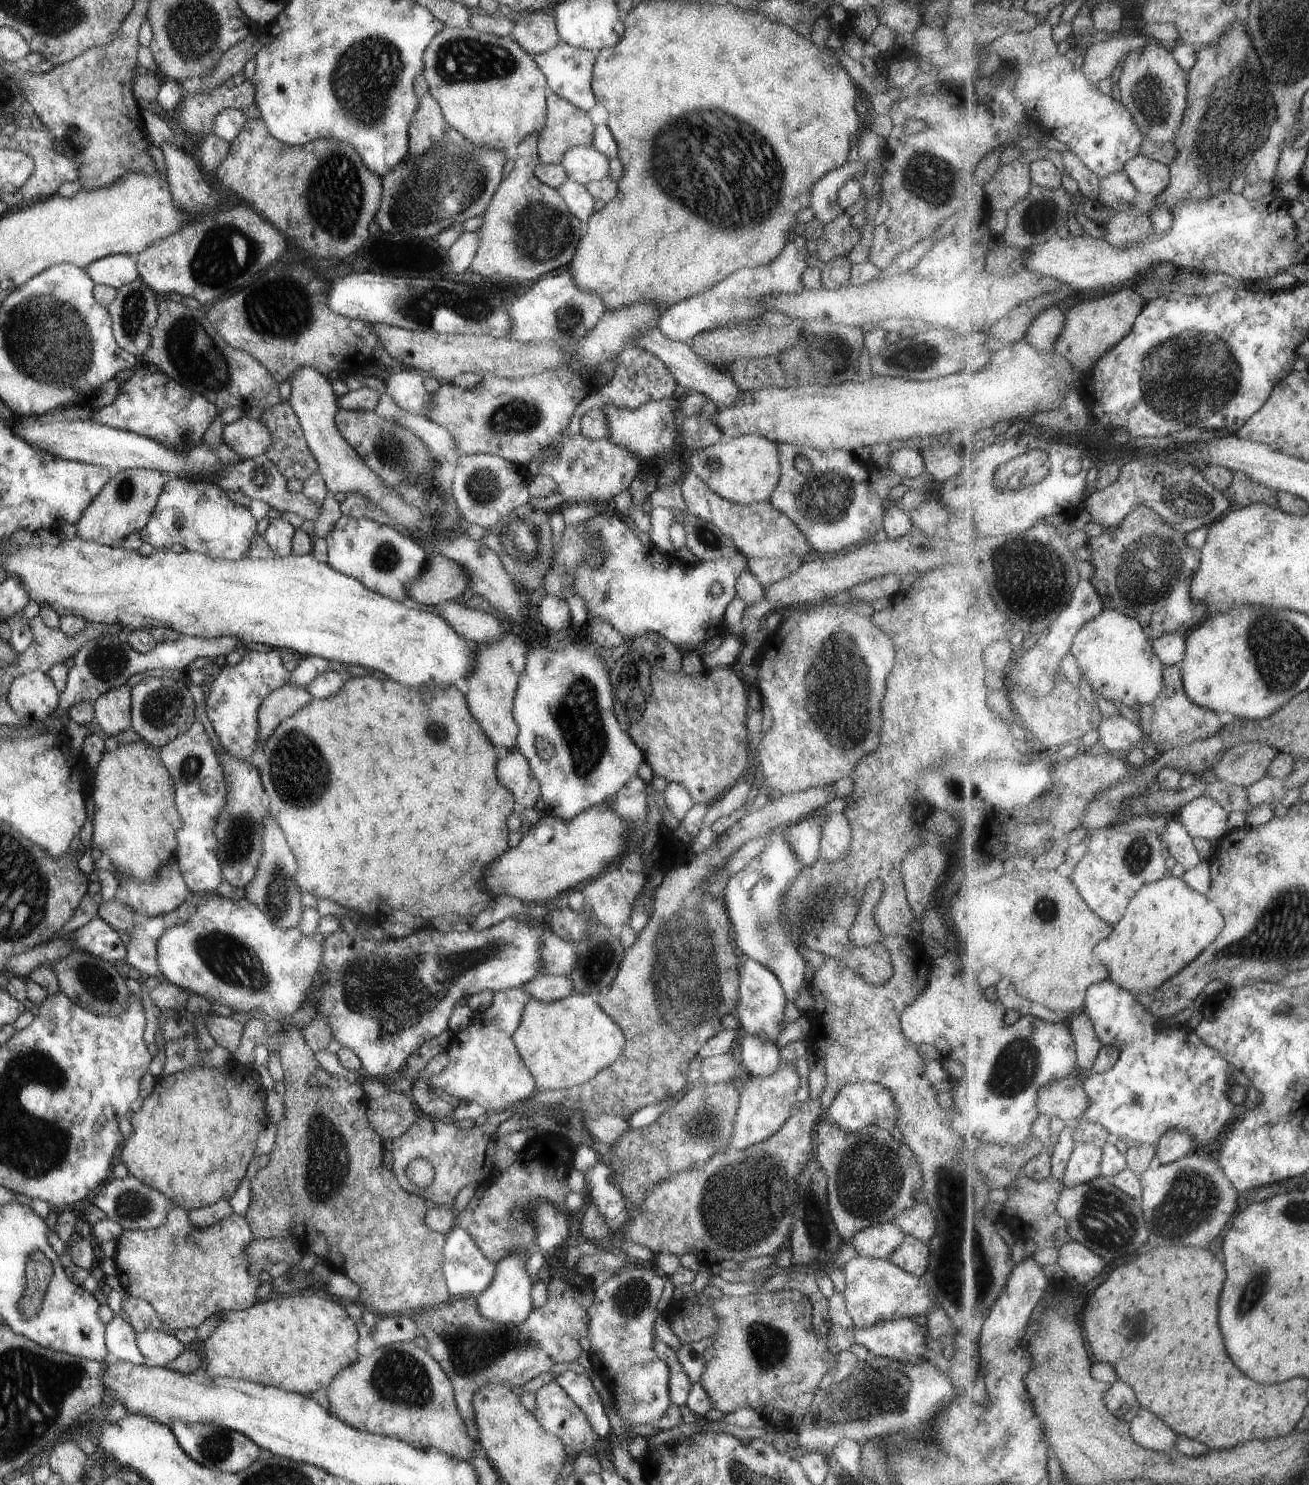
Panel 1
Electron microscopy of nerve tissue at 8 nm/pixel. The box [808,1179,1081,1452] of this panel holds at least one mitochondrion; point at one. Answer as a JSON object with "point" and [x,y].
{"point":[884,1400]}

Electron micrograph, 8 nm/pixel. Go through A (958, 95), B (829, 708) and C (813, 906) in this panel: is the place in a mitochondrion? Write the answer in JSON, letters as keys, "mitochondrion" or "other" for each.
{"A":"other","B":"mitochondrion","C":"mitochondrion"}

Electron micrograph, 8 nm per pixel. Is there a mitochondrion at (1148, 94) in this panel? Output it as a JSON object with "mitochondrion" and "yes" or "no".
{"mitochondrion":"yes"}

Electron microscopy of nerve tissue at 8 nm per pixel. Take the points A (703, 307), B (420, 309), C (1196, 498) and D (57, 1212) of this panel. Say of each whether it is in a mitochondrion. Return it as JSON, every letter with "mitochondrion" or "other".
{"A":"other","B":"mitochondrion","C":"mitochondrion","D":"other"}

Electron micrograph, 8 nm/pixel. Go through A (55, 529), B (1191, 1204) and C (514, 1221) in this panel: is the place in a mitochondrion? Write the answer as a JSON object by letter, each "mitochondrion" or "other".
{"A":"other","B":"mitochondrion","C":"mitochondrion"}

